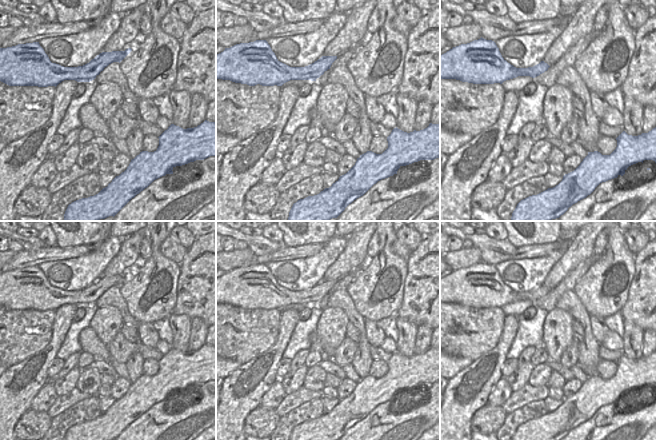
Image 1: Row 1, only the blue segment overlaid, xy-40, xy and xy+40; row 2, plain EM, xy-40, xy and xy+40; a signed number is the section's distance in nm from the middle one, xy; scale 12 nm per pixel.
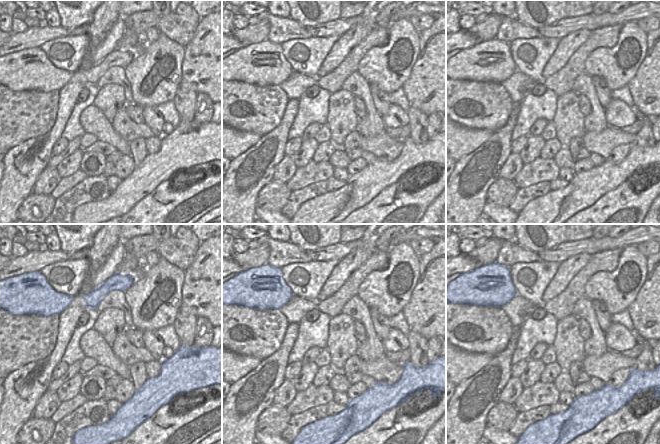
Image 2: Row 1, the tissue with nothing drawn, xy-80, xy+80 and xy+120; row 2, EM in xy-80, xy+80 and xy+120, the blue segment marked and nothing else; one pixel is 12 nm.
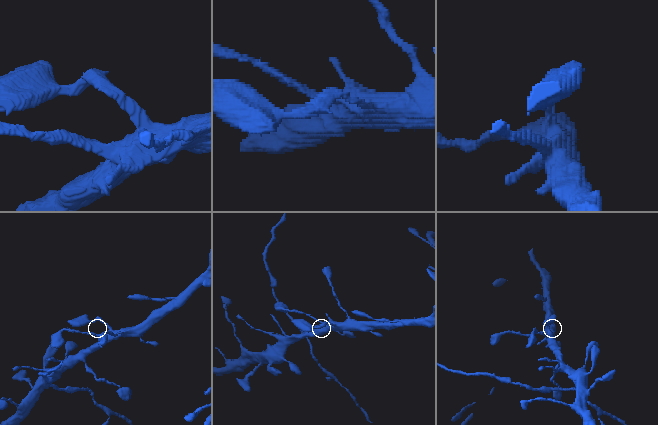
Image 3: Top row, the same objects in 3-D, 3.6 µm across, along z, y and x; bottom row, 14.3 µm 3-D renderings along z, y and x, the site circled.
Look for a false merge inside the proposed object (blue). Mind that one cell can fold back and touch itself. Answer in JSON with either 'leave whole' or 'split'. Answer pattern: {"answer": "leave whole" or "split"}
{"answer": "leave whole"}

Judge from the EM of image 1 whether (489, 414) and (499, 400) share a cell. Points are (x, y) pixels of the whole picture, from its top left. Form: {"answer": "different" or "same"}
{"answer": "different"}

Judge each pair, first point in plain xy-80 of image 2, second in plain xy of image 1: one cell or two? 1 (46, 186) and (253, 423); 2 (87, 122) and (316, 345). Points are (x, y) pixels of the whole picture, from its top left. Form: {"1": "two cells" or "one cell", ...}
{"1": "two cells", "2": "one cell"}

